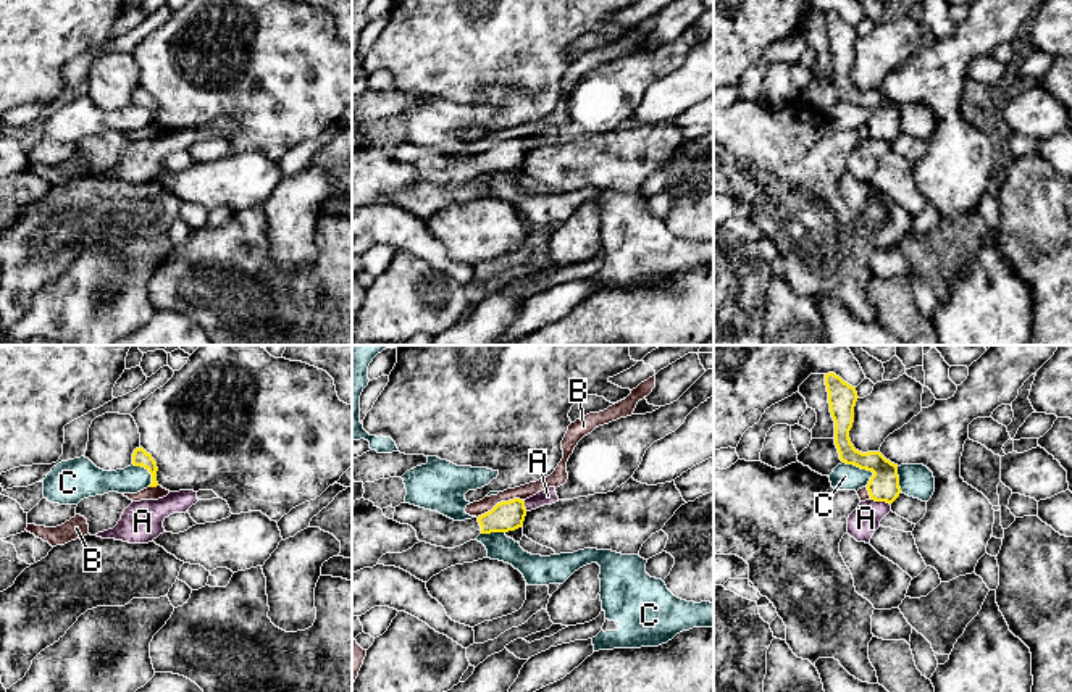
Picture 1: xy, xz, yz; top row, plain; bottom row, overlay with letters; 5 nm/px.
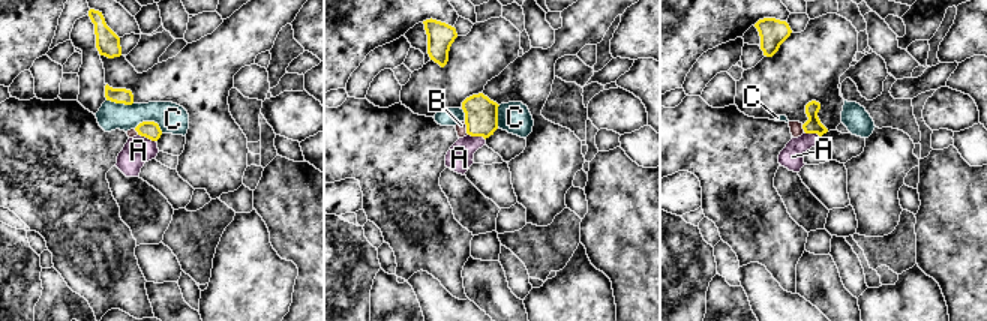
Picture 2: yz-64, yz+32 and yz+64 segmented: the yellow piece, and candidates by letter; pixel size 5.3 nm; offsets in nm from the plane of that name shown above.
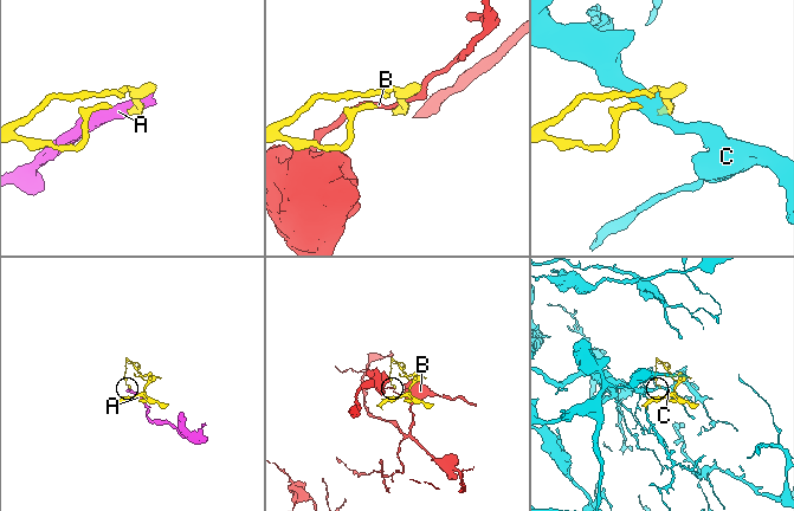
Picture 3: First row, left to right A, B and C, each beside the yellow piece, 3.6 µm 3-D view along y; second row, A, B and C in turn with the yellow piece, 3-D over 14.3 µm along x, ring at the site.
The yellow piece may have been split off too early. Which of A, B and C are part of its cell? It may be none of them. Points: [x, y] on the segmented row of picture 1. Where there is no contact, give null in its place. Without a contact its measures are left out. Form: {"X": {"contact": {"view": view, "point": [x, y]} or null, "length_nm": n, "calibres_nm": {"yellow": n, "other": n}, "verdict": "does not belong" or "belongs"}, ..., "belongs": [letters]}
{"A": {"contact": {"view": "yz", "point": [880, 500]}, "length_nm": 120, "calibres_nm": {"yellow": 160, "other": 150}, "verdict": "does not belong"}, "B": {"contact": {"view": "xz", "point": [501, 502]}, "length_nm": 260, "calibres_nm": {"yellow": 150, "other": 80}, "verdict": "does not belong"}, "C": {"contact": {"view": "yz", "point": [864, 468]}, "length_nm": 180, "calibres_nm": {"yellow": 160, "other": 130}, "verdict": "does not belong"}, "belongs": []}

